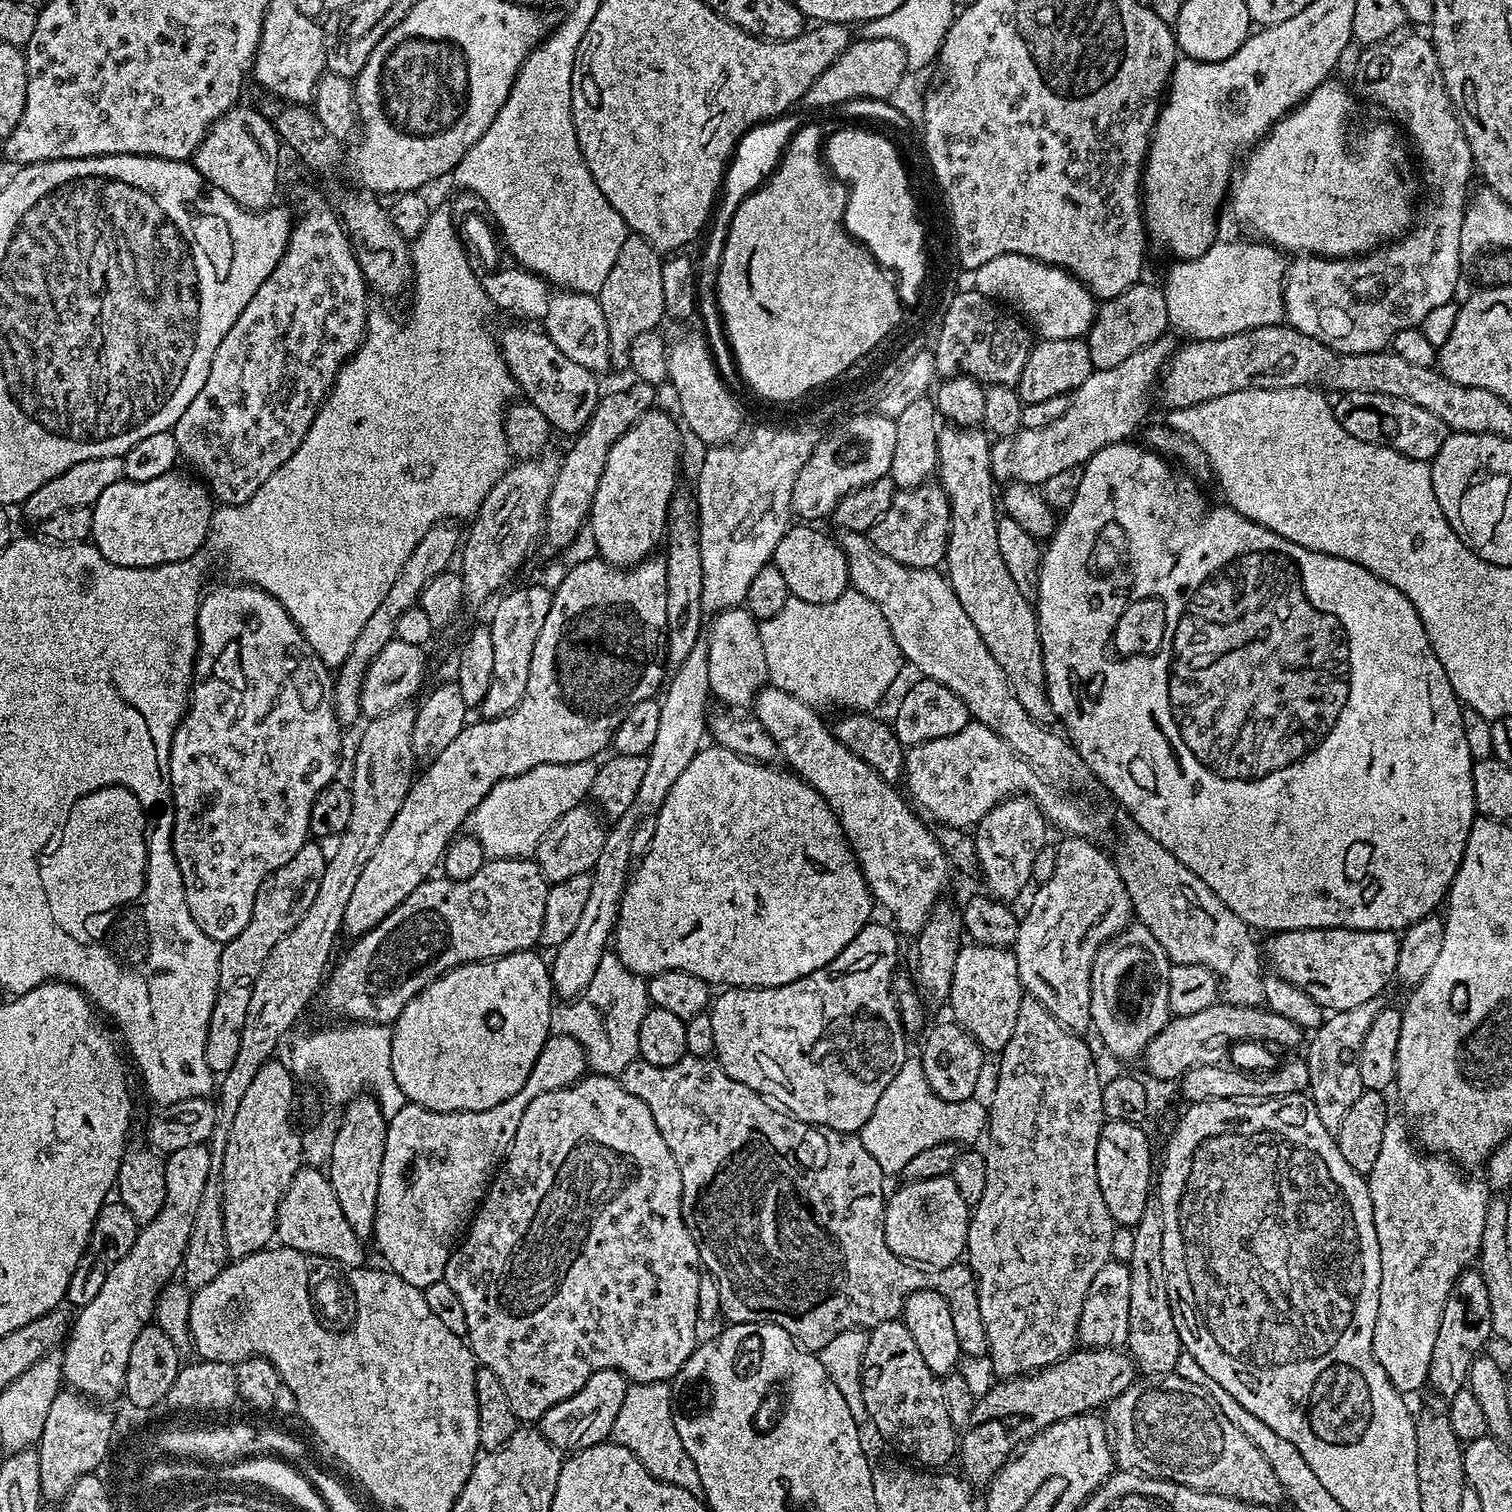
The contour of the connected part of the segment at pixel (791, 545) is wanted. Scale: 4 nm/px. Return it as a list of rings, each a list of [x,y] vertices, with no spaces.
[[[804,522],[789,527],[788,533],[774,550],[772,563],[778,566],[778,570],[782,570],[782,578],[786,578],[786,586],[791,595],[802,602],[825,604],[834,602],[834,598],[849,591],[848,559],[833,537],[831,540],[826,533],[816,528],[819,527]]]

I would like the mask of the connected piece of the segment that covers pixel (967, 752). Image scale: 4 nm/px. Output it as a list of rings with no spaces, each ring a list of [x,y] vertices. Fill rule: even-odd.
[[[969,722],[965,728],[958,730],[958,734],[911,745],[904,758],[902,784],[908,787],[907,795],[914,801],[915,807],[920,810],[925,808],[937,820],[937,825],[968,830],[1013,794],[1031,793],[1036,780],[1038,781],[1036,769],[1031,768],[1006,741],[998,738],[998,734],[990,730],[990,726]]]

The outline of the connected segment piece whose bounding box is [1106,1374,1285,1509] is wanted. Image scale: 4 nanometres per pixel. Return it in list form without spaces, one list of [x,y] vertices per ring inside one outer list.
[[[1169,1374],[1148,1382],[1145,1388],[1140,1387],[1128,1388],[1106,1405],[1106,1423],[1117,1469],[1152,1476],[1155,1480],[1169,1480],[1199,1492],[1213,1492],[1242,1502],[1261,1504],[1269,1509],[1285,1499],[1284,1487],[1278,1482],[1270,1462],[1262,1458],[1262,1450],[1258,1450],[1258,1446],[1254,1446],[1254,1442],[1250,1442],[1222,1410],[1218,1410],[1218,1402],[1214,1402],[1202,1386],[1194,1386],[1194,1382],[1186,1382],[1186,1378]]]

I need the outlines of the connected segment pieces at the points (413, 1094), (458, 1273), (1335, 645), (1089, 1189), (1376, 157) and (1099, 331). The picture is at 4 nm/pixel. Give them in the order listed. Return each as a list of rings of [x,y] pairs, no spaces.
[[[539,951],[512,952],[509,956],[500,956],[496,960],[479,960],[477,964],[463,964],[451,968],[445,976],[439,976],[430,986],[420,991],[402,1010],[402,1014],[394,1021],[392,1028],[392,1069],[398,1086],[402,1086],[405,1101],[420,1104],[431,1112],[477,1112],[490,1110],[490,1106],[498,1106],[506,1098],[518,1094],[552,1032],[552,1010],[554,1007],[554,991],[549,961],[539,956]]]
[[[595,1074],[585,1075],[583,1080],[577,1080],[569,1088],[538,1094],[538,1098],[526,1106],[526,1114],[522,1114],[518,1134],[514,1134],[514,1142],[508,1148],[504,1163],[492,1177],[492,1185],[476,1209],[472,1223],[456,1247],[449,1251],[444,1271],[444,1280],[462,1302],[468,1331],[466,1339],[477,1365],[494,1370],[506,1390],[510,1410],[514,1410],[520,1422],[539,1422],[550,1406],[558,1406],[558,1402],[582,1390],[590,1374],[598,1370],[618,1370],[633,1384],[675,1381],[678,1370],[682,1370],[686,1358],[690,1358],[698,1343],[696,1328],[701,1277],[698,1246],[694,1246],[694,1238],[690,1238],[690,1230],[686,1230],[682,1218],[682,1178],[678,1174],[678,1162],[674,1162],[670,1146],[666,1146],[658,1125],[654,1123],[650,1106],[646,1106],[642,1098],[634,1098],[630,1090],[620,1085],[617,1077]]]
[[[1121,442],[1111,444],[1098,450],[1083,465],[1081,481],[1078,483],[1077,496],[1057,523],[1056,531],[1052,533],[1042,552],[1040,562],[1040,582],[1036,587],[1036,620],[1040,624],[1040,641],[1044,651],[1044,669],[1048,683],[1048,697],[1052,703],[1052,715],[1064,723],[1063,731],[1067,739],[1076,745],[1078,754],[1086,762],[1097,781],[1108,787],[1108,792],[1125,808],[1127,815],[1154,842],[1161,844],[1182,866],[1186,866],[1242,918],[1253,930],[1261,928],[1264,934],[1302,930],[1303,928],[1353,928],[1377,932],[1386,930],[1397,934],[1404,931],[1418,918],[1426,918],[1437,911],[1436,908],[1445,903],[1448,891],[1452,885],[1454,874],[1462,862],[1462,854],[1466,850],[1466,842],[1470,838],[1470,826],[1478,818],[1474,802],[1474,782],[1472,781],[1473,759],[1470,749],[1466,747],[1466,734],[1462,731],[1462,705],[1456,699],[1450,686],[1450,678],[1446,678],[1446,670],[1442,670],[1442,662],[1438,662],[1438,654],[1434,654],[1430,638],[1422,626],[1422,618],[1414,610],[1410,598],[1399,592],[1390,582],[1382,582],[1370,570],[1358,566],[1354,562],[1346,562],[1342,558],[1327,556],[1314,550],[1306,550],[1262,525],[1256,524],[1250,518],[1238,514],[1233,508],[1221,506],[1211,508],[1206,497],[1200,493],[1200,488],[1191,475],[1179,476],[1177,469],[1159,452],[1145,448],[1139,443]]]
[[[1025,995],[1018,1008],[1018,1018],[1015,1019],[1014,1030],[1010,1036],[1010,1040],[1006,1042],[1006,1046],[999,1053],[1000,1069],[996,1072],[996,1089],[992,1092],[992,1104],[987,1105],[988,1109],[988,1126],[986,1129],[986,1141],[988,1140],[988,1148],[984,1152],[984,1161],[986,1162],[986,1190],[982,1192],[982,1198],[977,1202],[970,1212],[968,1222],[968,1246],[966,1249],[966,1263],[976,1275],[976,1289],[978,1290],[978,1310],[982,1310],[982,1322],[986,1326],[986,1338],[988,1339],[988,1355],[987,1359],[992,1360],[992,1368],[997,1372],[997,1377],[1011,1378],[1014,1376],[1022,1376],[1030,1372],[1038,1372],[1041,1368],[1048,1368],[1052,1364],[1056,1364],[1059,1360],[1064,1359],[1069,1352],[1077,1347],[1078,1337],[1076,1327],[1080,1321],[1082,1314],[1082,1302],[1086,1302],[1086,1294],[1090,1290],[1090,1282],[1094,1282],[1095,1276],[1098,1275],[1098,1270],[1102,1270],[1102,1266],[1106,1266],[1106,1262],[1112,1259],[1112,1251],[1110,1250],[1110,1238],[1114,1238],[1114,1230],[1118,1227],[1110,1218],[1110,1210],[1106,1210],[1106,1201],[1102,1198],[1102,1190],[1098,1186],[1098,1166],[1096,1165],[1096,1155],[1098,1154],[1098,1142],[1100,1135],[1106,1123],[1104,1119],[1104,1111],[1102,1110],[1102,1076],[1096,1073],[1096,1064],[1092,1061],[1092,1052],[1088,1049],[1088,1044],[1083,1040],[1083,1035],[1077,1034],[1075,1031],[1069,1030],[1064,1025],[1059,1024],[1057,1020],[1050,1014],[1050,1010],[1046,1010],[1046,1006],[1042,1006],[1042,1002],[1035,1000],[1033,996]]]
[[[1329,78],[1313,90],[1305,98],[1303,104],[1293,108],[1288,115],[1283,116],[1268,132],[1268,135],[1247,153],[1246,159],[1248,161],[1245,162],[1244,169],[1242,169],[1242,164],[1234,183],[1231,185],[1230,204],[1232,200],[1233,214],[1242,223],[1249,224],[1260,235],[1257,237],[1261,241],[1267,242],[1271,247],[1283,250],[1288,254],[1296,252],[1292,254],[1351,258],[1353,256],[1362,256],[1366,252],[1373,252],[1385,242],[1397,239],[1401,235],[1402,230],[1409,227],[1410,219],[1408,220],[1408,214],[1410,208],[1408,200],[1415,198],[1416,184],[1412,181],[1412,168],[1408,165],[1408,152],[1404,149],[1404,144],[1406,145],[1405,137],[1402,135],[1401,129],[1392,122],[1387,122],[1388,124],[1372,124],[1369,128],[1362,129],[1360,133],[1352,132],[1352,111],[1356,108],[1355,103],[1357,104],[1357,101],[1354,99],[1347,83],[1341,82],[1336,78]]]
[[[1141,282],[1135,284],[1132,288],[1127,288],[1122,294],[1103,301],[1103,303],[1097,307],[1095,321],[1086,337],[1093,369],[1110,370],[1114,366],[1122,366],[1122,362],[1126,362],[1126,358],[1130,358],[1130,354],[1138,354],[1138,350],[1142,350],[1146,346],[1150,346],[1154,341],[1160,339],[1161,336],[1169,331],[1169,328],[1170,325],[1168,315],[1166,314],[1166,298],[1164,297],[1163,287],[1156,285],[1155,288],[1152,284]]]

